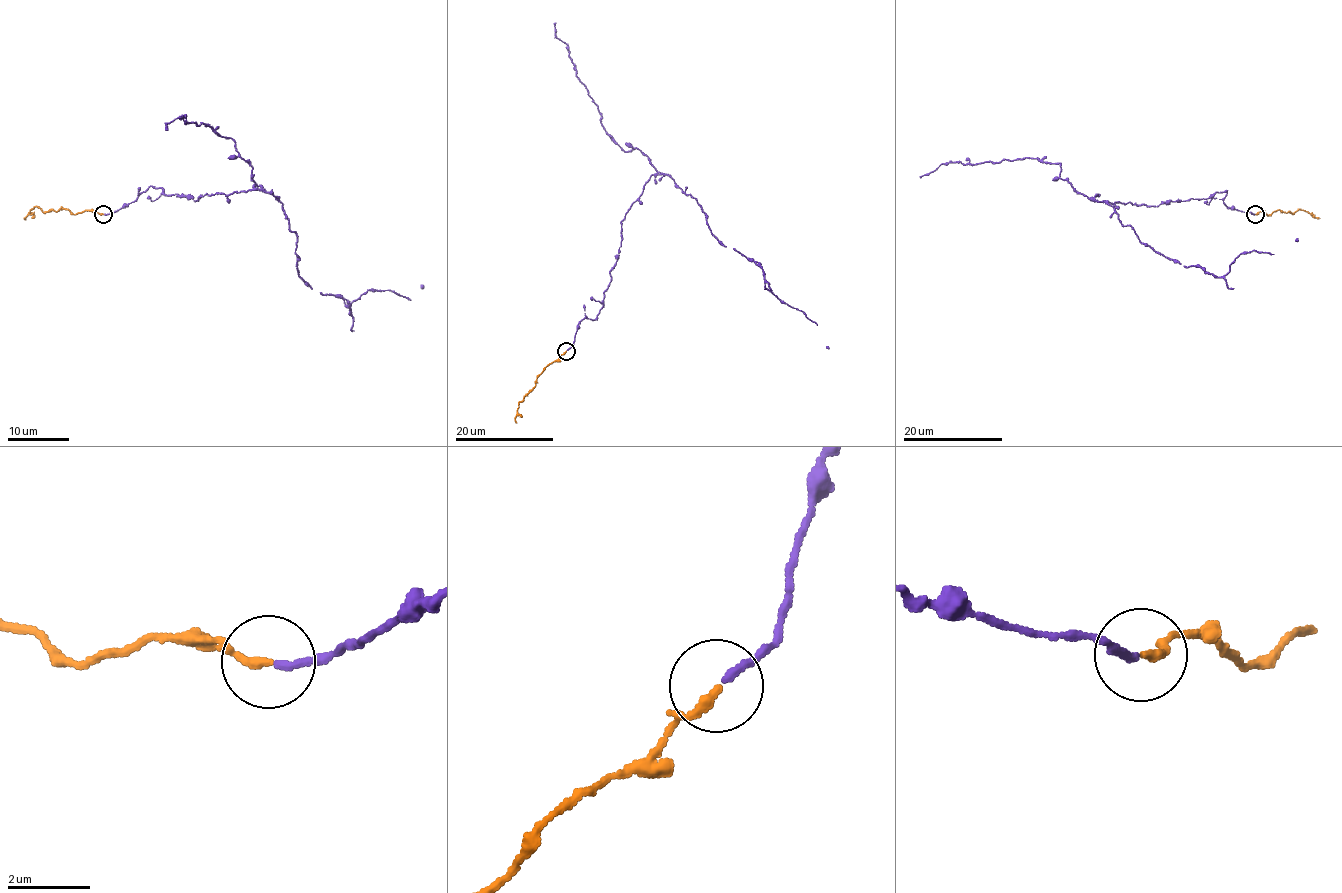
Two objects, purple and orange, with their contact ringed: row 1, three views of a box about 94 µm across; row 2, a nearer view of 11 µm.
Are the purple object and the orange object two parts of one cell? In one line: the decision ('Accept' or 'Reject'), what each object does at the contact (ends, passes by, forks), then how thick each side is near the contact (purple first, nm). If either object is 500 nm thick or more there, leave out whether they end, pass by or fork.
Accept. At the ring purple ends. At the ring orange ends. Thickness 170 nm (purple) against 220 nm

